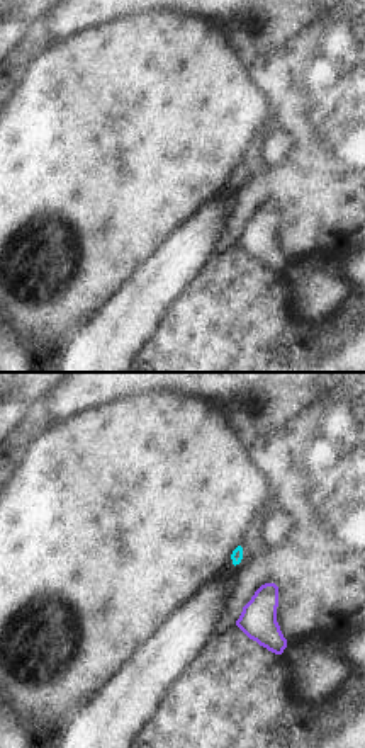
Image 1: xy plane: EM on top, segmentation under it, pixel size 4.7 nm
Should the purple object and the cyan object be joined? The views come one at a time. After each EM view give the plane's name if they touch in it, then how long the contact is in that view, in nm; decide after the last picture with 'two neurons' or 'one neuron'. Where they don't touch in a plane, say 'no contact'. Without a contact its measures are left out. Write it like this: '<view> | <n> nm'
no contact

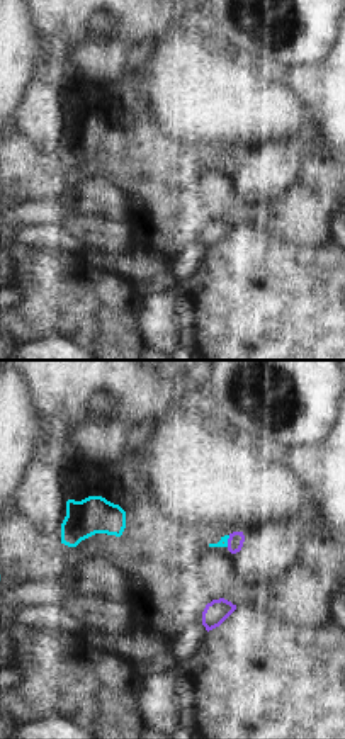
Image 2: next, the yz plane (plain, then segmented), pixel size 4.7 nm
yz | 60 nm

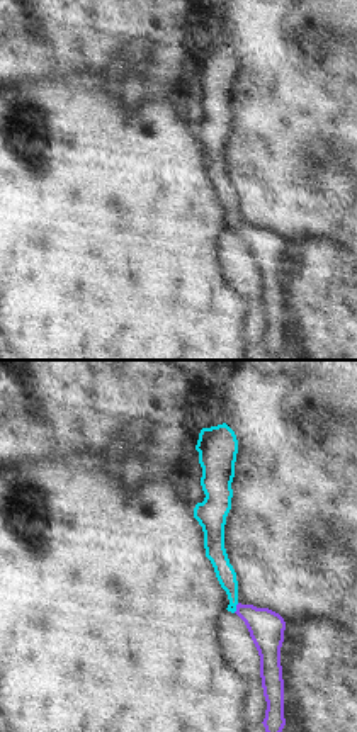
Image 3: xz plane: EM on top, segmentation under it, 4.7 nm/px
xz | 50 nm

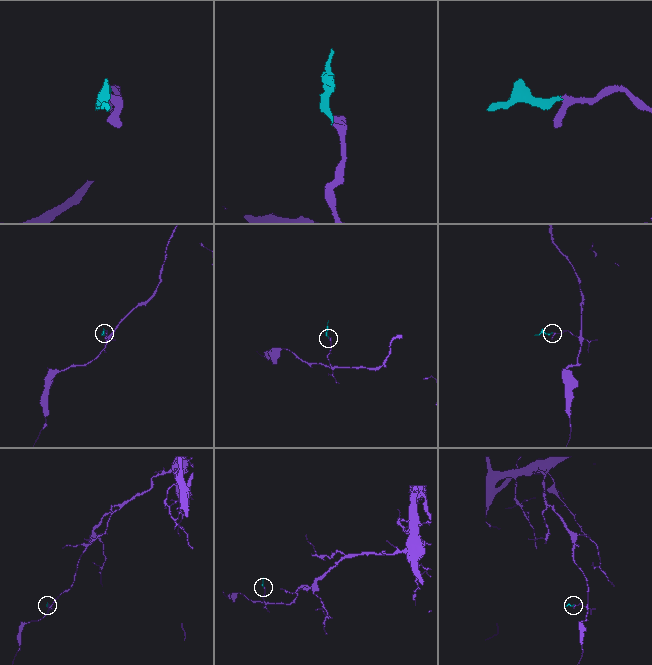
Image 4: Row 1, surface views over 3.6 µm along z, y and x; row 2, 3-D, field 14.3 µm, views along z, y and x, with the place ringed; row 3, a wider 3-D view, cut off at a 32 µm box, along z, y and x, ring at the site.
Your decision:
one neuron

